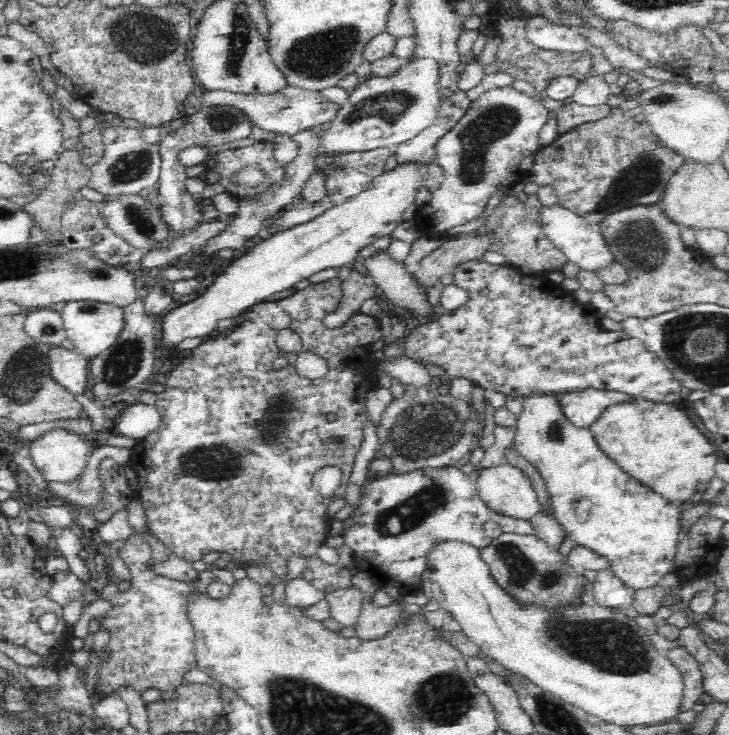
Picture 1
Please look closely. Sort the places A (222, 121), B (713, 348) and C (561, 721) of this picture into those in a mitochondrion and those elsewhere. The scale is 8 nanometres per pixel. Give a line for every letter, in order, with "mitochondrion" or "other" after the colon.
A: mitochondrion
B: mitochondrion
C: mitochondrion

